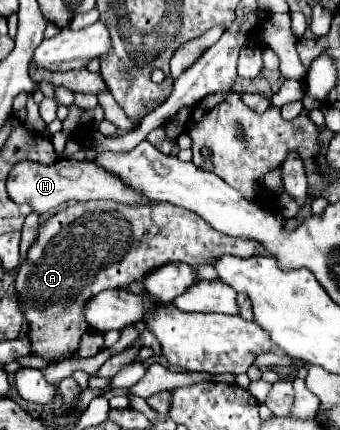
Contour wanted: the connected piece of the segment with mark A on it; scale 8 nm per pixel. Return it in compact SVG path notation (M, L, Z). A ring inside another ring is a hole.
M98 201L94 209L86 209L86 203L60 207L58 213L46 219L36 243L32 243L16 271L16 299L24 311L30 341L34 341L34 355L48 363L76 355L82 335L90 331L82 317L82 305L102 289L124 289L168 261L184 261L198 267L212 265L214 257L222 255L252 257L258 249L256 241L216 233L196 213L170 203L128 207L114 201Z

